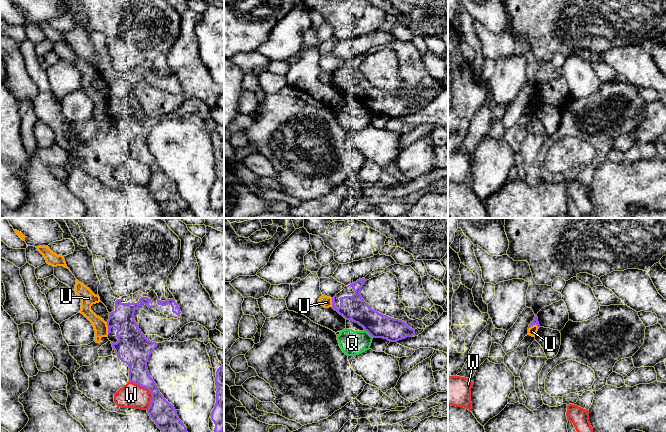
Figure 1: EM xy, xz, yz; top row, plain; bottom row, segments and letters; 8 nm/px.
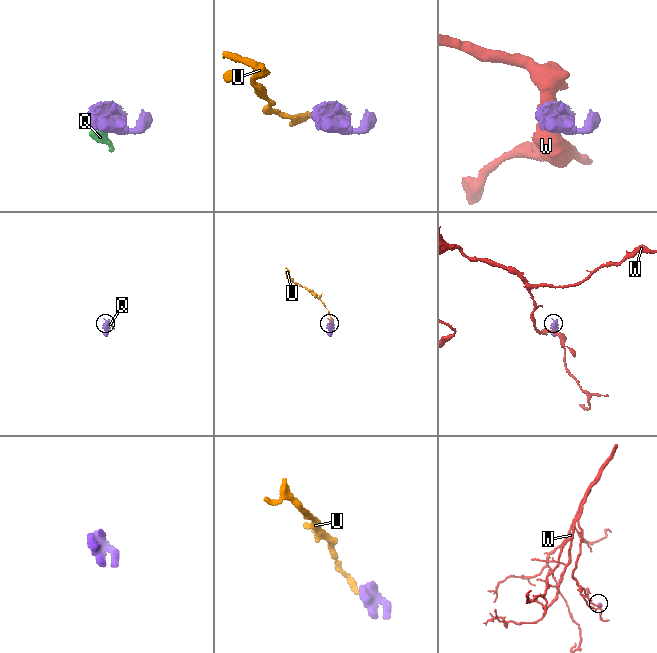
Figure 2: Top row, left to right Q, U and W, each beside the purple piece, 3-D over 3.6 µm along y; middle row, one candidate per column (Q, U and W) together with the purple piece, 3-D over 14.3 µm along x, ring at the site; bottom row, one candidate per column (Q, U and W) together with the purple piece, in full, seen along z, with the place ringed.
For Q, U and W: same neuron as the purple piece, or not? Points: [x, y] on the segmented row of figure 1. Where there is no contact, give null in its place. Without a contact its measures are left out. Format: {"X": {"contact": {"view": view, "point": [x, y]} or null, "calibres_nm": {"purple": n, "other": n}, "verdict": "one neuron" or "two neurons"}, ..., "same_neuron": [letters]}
{"Q": {"contact": {"view": "xz", "point": [369, 333]}, "calibres_nm": {"purple": 200, "other": 200}, "verdict": "two neurons"}, "U": {"contact": {"view": "xy", "point": [108, 328]}, "calibres_nm": {"purple": 260, "other": 110}, "verdict": "two neurons"}, "W": {"contact": {"view": "xy", "point": [148, 389]}, "calibres_nm": {"purple": 200, "other": 200}, "verdict": "two neurons"}, "same_neuron": []}

